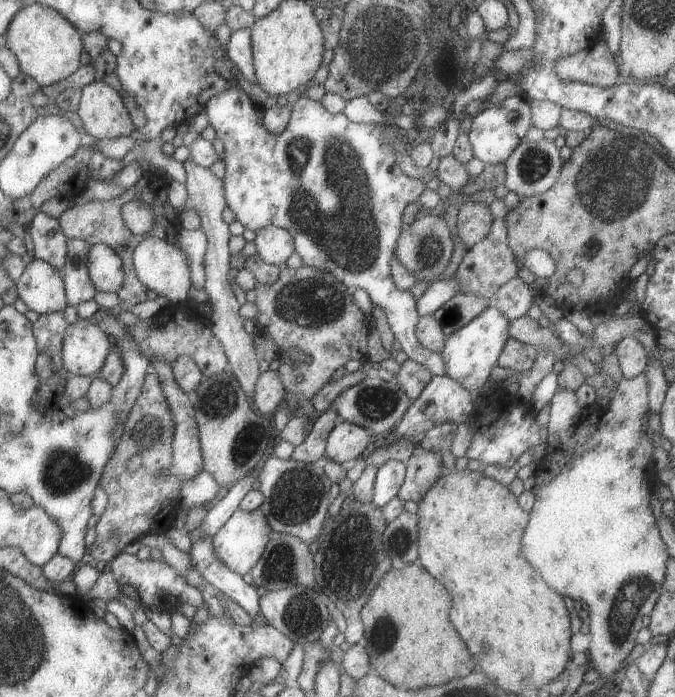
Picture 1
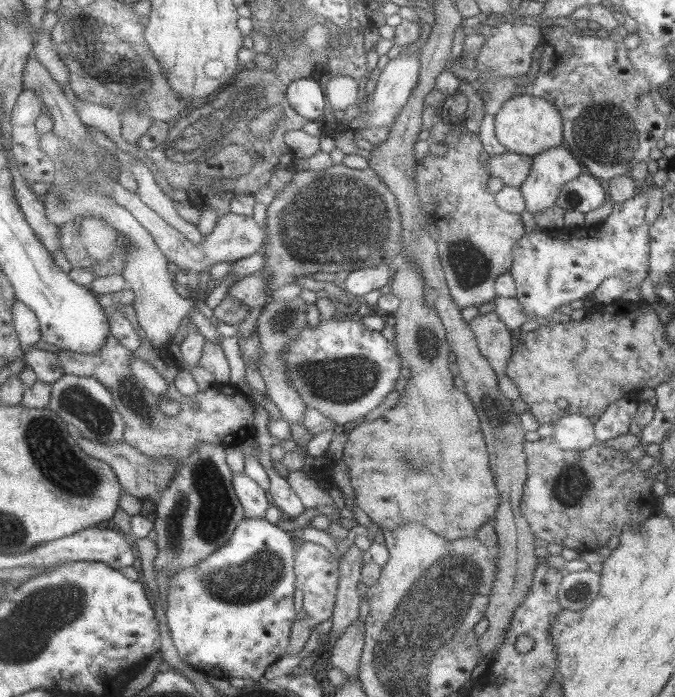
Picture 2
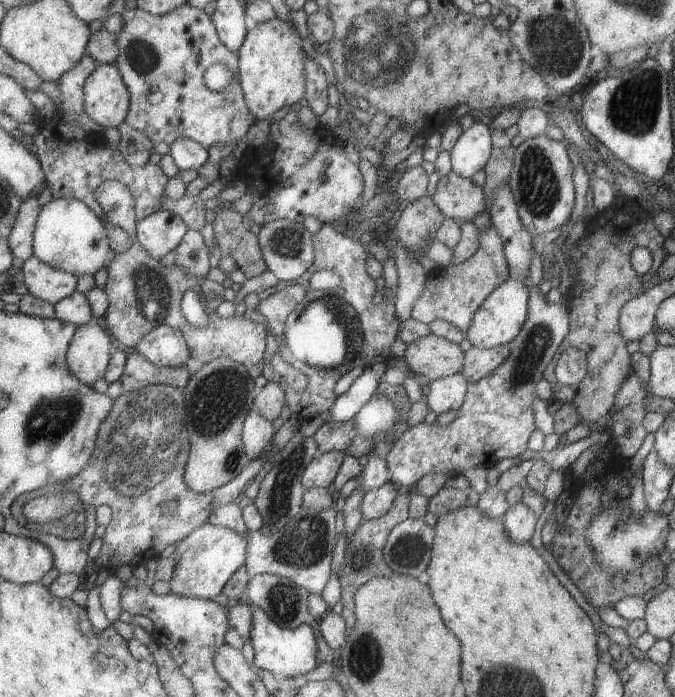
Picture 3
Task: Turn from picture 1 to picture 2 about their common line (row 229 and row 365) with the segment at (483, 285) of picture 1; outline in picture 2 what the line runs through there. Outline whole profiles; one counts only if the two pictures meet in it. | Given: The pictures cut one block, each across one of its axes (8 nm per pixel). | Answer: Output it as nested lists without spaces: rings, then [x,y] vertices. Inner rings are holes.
[[[495,312],[477,314],[470,325],[474,331],[481,355],[487,359],[497,377],[501,394],[514,401],[519,398],[519,390],[505,374],[506,364],[512,353],[511,332]]]

